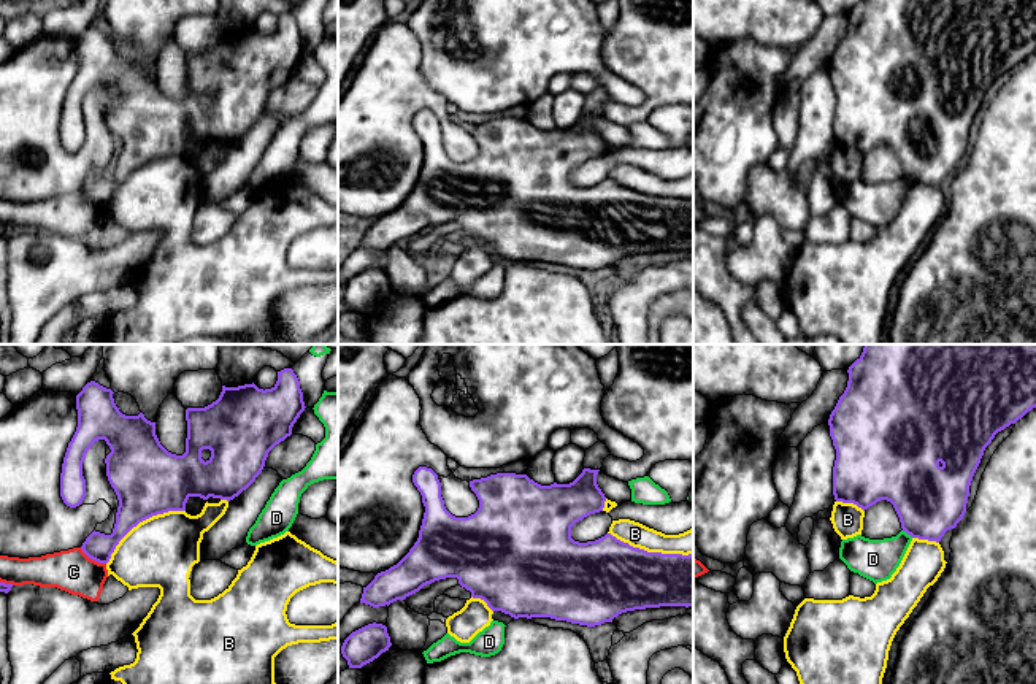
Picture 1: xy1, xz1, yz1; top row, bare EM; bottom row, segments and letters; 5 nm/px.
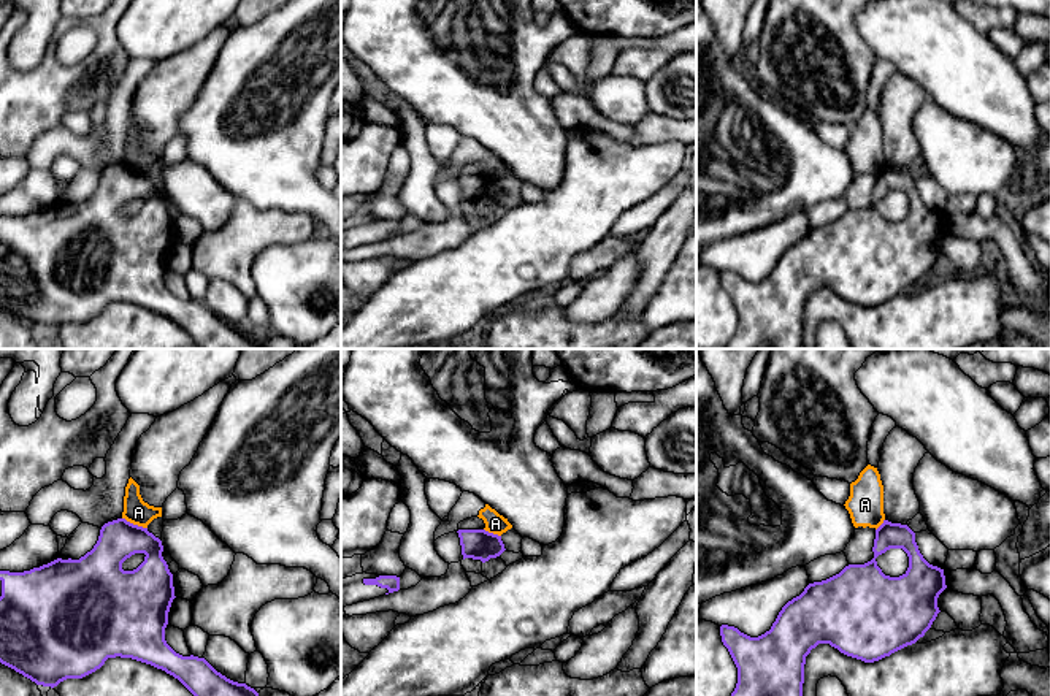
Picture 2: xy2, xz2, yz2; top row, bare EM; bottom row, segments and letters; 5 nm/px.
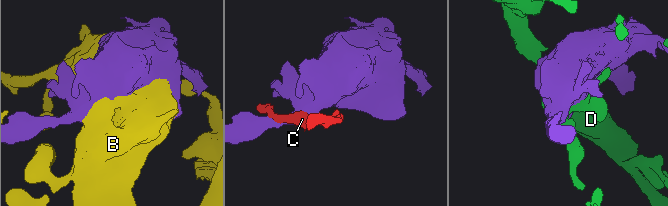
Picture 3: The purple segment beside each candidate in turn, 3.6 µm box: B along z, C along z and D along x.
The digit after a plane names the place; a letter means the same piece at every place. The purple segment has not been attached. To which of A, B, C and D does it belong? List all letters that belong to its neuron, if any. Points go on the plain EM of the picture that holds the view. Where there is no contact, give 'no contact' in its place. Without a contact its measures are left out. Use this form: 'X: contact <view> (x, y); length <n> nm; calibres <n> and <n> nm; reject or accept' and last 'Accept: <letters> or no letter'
A: contact xy2 (135, 170); length 140 nm; calibres 200 and 130 nm; reject
B: contact xy1 (140, 165); length 480 nm; calibres 360 and 360 nm; accept
C: contact xy1 (92, 203); length 160 nm; calibres 140 and 220 nm; reject
D: contact yz1 (908, 178); length 70 nm; calibres 360 and 200 nm; reject
Accept: B

